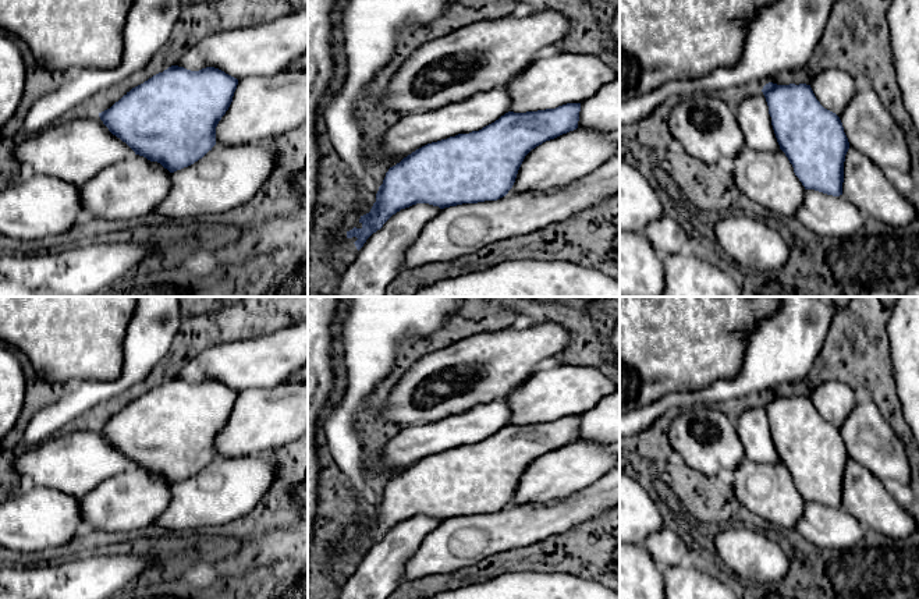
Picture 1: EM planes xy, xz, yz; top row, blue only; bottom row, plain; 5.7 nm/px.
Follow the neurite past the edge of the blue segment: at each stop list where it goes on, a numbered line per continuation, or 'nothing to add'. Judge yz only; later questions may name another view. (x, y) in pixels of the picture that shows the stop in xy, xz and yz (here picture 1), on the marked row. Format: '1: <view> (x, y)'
nothing to add

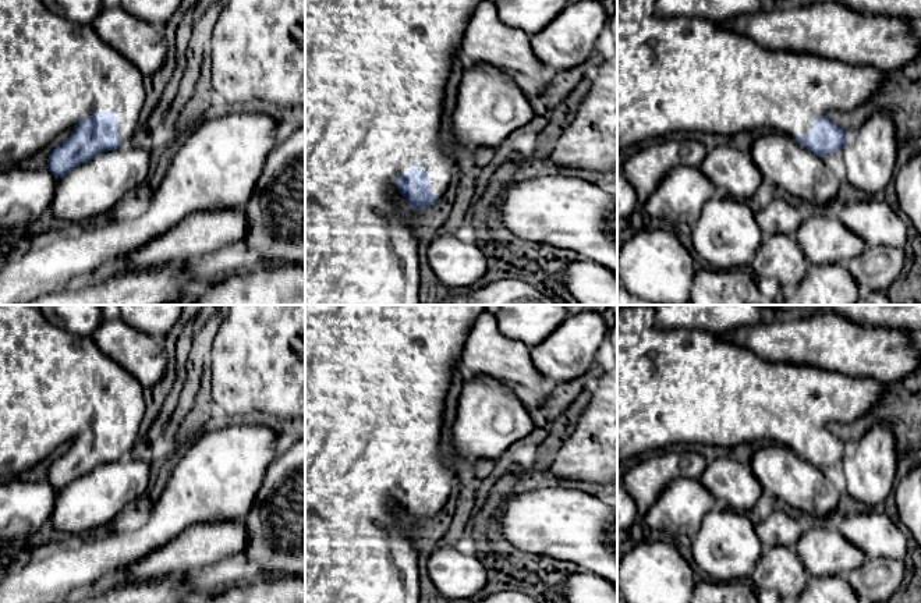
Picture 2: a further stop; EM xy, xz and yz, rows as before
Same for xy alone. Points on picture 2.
1: xy (53, 73)

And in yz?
1: yz (675, 74)

